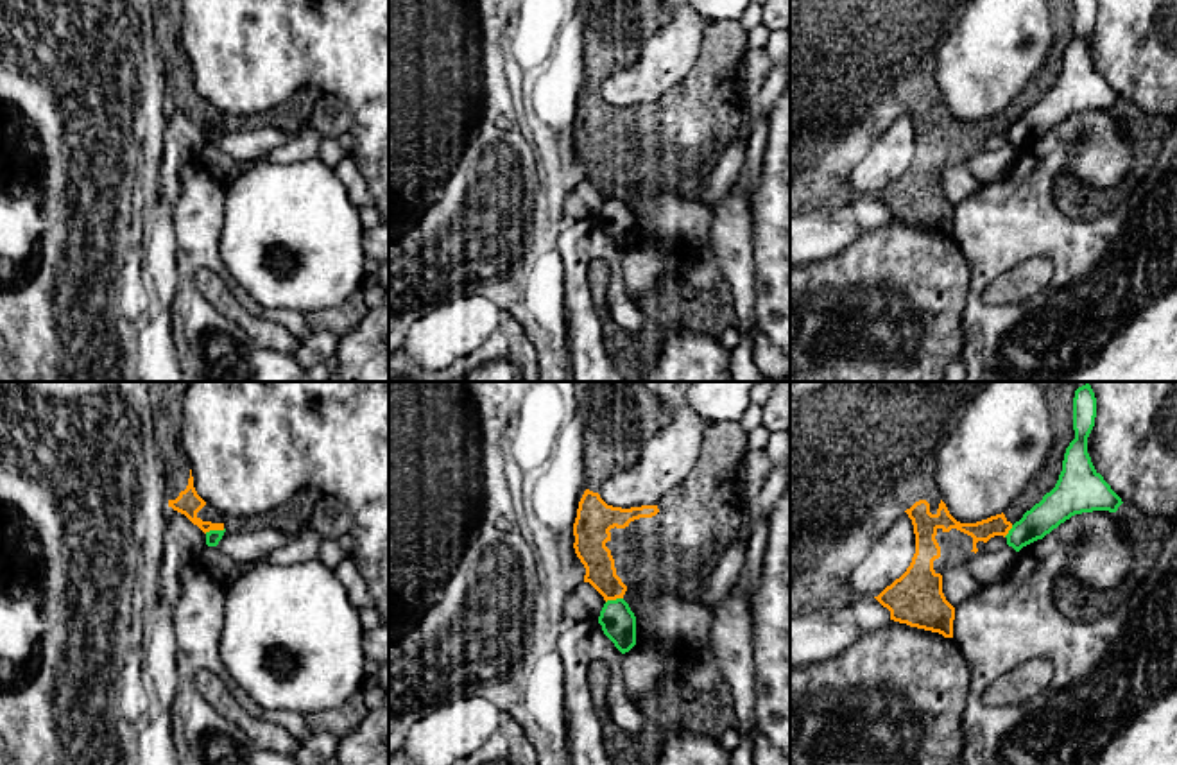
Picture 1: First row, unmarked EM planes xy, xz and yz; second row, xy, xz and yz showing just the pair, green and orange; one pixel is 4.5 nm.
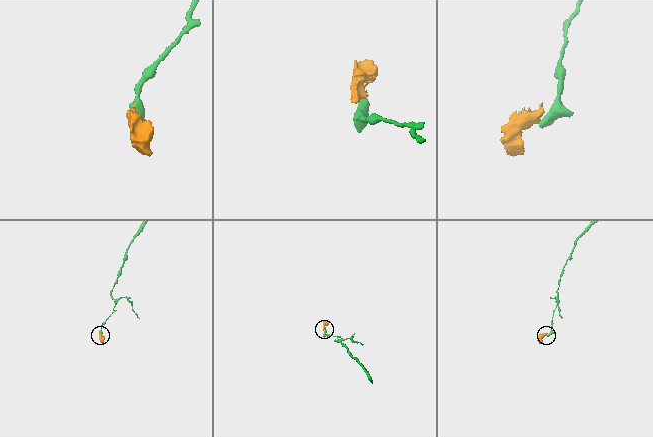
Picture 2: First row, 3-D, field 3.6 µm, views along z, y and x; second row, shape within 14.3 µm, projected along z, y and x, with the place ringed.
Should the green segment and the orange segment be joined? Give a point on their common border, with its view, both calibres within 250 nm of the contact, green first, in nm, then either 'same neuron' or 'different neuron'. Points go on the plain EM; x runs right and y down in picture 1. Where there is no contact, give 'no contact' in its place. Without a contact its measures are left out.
xy (214, 129) | 60/110 nm | different neuron

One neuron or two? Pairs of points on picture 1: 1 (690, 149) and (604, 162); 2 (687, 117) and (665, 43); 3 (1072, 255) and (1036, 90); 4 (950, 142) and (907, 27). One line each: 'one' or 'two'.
1: one
2: two
3: two
4: one

